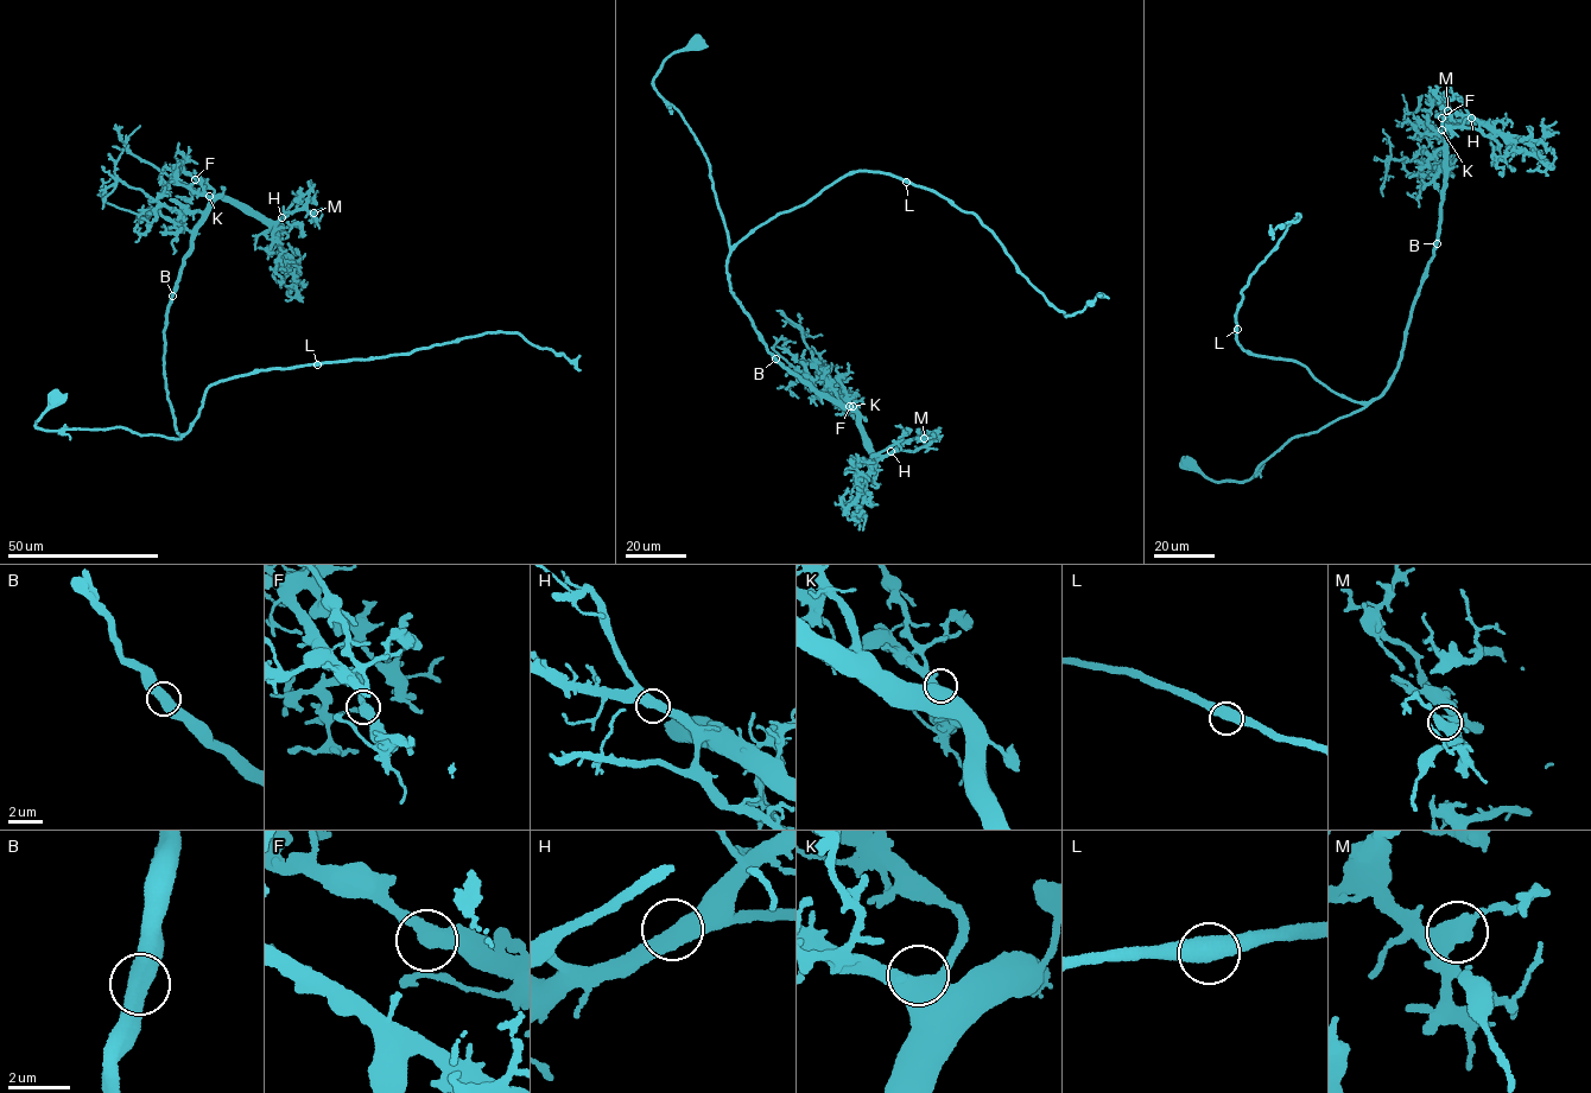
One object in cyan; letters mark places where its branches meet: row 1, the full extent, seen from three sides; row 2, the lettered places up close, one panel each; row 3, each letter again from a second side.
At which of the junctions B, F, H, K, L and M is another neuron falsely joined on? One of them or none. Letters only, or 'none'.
none

